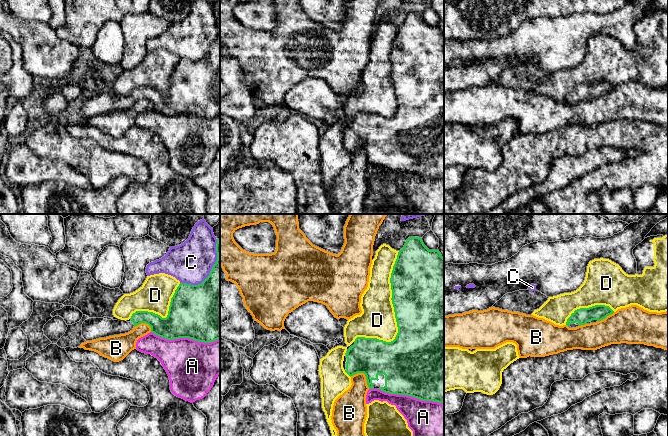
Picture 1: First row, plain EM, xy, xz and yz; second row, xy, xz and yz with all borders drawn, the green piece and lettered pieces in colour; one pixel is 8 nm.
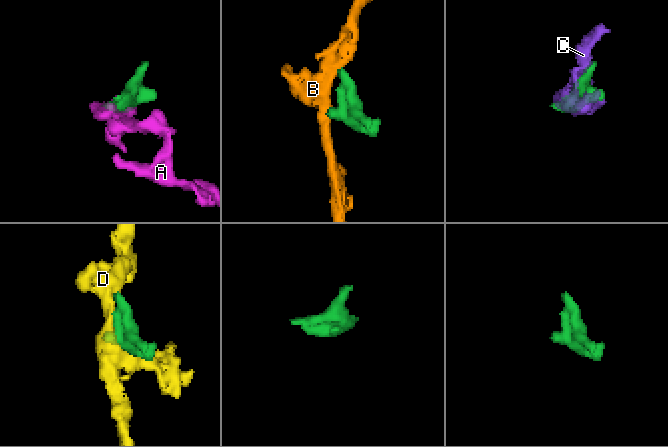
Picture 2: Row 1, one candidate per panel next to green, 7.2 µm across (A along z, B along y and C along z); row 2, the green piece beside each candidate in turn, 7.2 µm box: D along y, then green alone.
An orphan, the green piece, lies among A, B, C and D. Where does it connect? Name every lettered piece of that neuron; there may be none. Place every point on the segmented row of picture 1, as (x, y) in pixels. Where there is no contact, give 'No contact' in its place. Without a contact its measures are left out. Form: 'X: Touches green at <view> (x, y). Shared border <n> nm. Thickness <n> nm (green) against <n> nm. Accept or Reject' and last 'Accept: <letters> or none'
A: Touches green at xy (185, 337). Shared border 550 nm. Thickness 460 nm (green) against 420 nm. Reject
B: Touches green at xz (364, 373). Shared border 190 nm. Thickness 300 nm (green) against 200 nm. Reject
C: Touches green at xy (210, 271). Shared border 460 nm. Thickness 400 nm (green) against 340 nm. Reject
D: Touches green at xz (395, 315). Shared border 800 nm. Thickness 500 nm (green) against 280 nm. Reject
Accept: none

